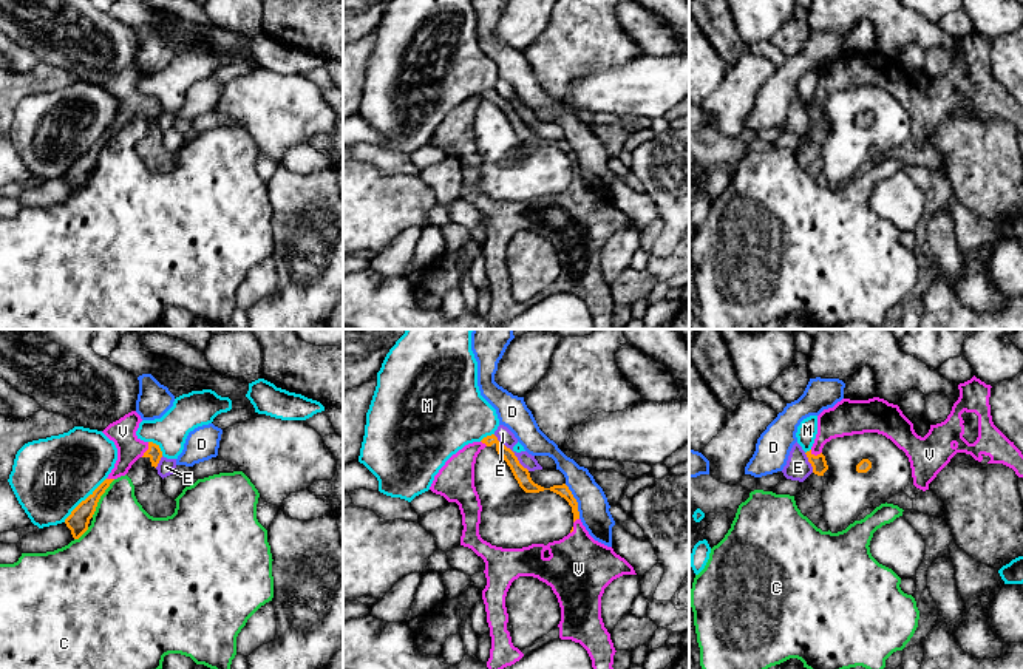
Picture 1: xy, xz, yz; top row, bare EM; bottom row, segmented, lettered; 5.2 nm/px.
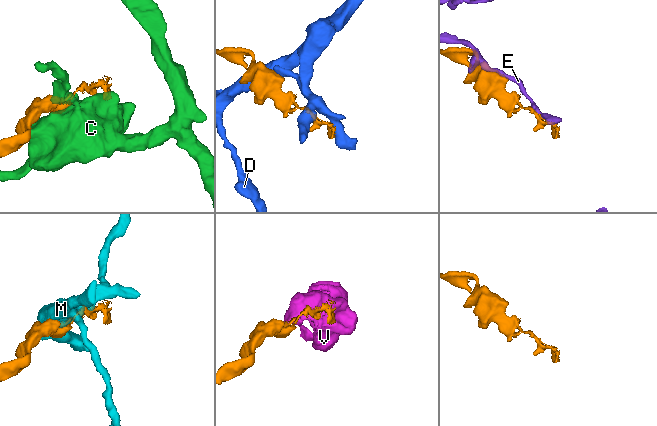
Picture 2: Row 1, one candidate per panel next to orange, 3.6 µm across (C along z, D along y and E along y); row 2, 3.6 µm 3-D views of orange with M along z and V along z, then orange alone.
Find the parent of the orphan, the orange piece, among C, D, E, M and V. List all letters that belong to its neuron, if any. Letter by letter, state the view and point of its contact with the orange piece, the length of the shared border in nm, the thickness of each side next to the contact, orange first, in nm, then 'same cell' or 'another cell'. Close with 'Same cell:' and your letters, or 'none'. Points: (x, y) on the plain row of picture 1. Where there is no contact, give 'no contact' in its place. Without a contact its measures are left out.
C: xy (99, 152) | 240 nm | 110/380 nm | another cell
D: xz (575, 155) | 200 nm | 70/160 nm | another cell
E: xz (513, 107) | 260 nm | 80/80 nm | another cell
M: xy (85, 153) | 320 nm | 110/400 nm | another cell
V: xy (147, 104) | 90 nm | 70/140 nm | same cell
Same cell: V

